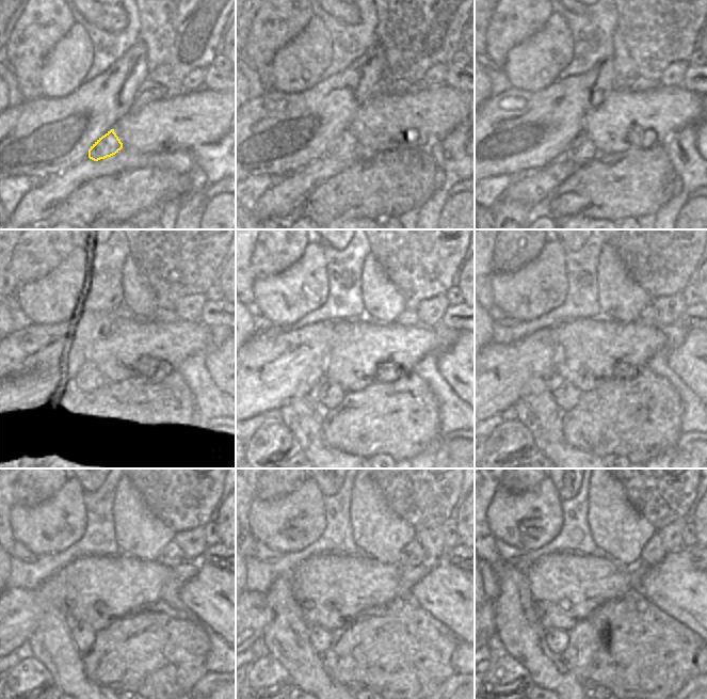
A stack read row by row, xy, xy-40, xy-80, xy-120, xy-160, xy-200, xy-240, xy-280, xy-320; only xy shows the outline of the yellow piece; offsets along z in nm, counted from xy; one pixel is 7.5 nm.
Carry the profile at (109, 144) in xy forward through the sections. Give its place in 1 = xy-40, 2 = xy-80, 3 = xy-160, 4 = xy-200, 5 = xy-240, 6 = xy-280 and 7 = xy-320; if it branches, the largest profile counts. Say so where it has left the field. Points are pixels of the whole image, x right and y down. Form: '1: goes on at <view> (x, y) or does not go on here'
1: goes on at xy-40 (344, 145)
2: goes on at xy-80 (581, 151)
3: goes on at xy-160 (327, 394)
4: goes on at xy-200 (565, 395)
5: goes on at xy-240 (83, 637)
6: goes on at xy-280 (320, 639)
7: goes on at xy-320 (557, 639)

